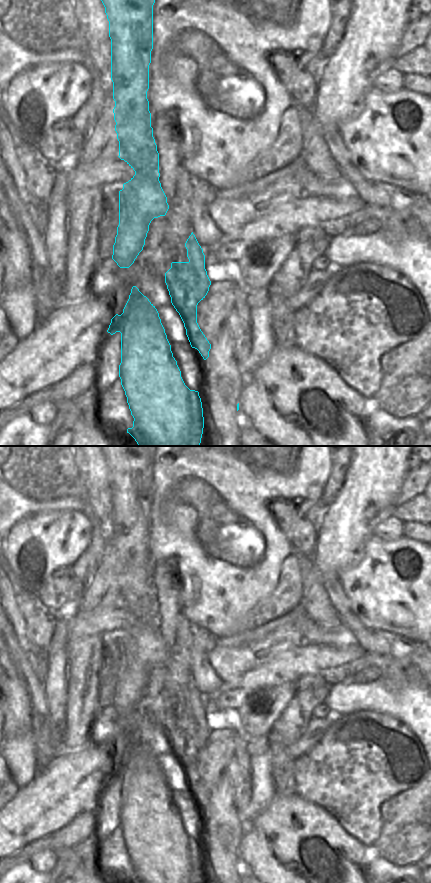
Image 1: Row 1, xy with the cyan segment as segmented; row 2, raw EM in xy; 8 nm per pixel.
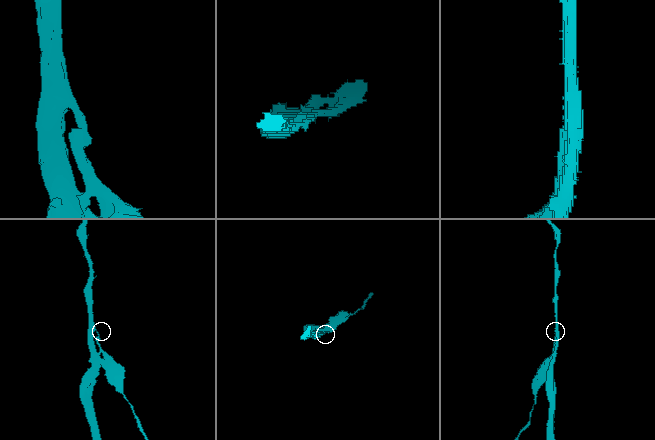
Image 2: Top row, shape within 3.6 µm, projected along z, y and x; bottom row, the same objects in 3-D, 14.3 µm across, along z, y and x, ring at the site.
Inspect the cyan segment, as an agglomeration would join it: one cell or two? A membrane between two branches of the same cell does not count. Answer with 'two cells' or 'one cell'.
two cells

